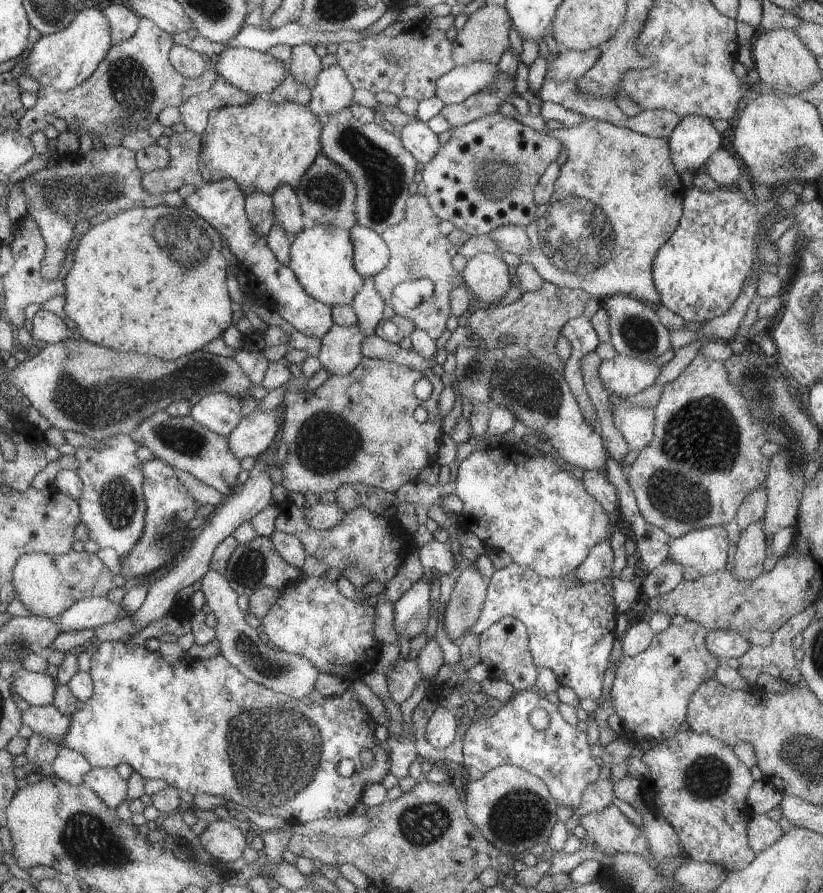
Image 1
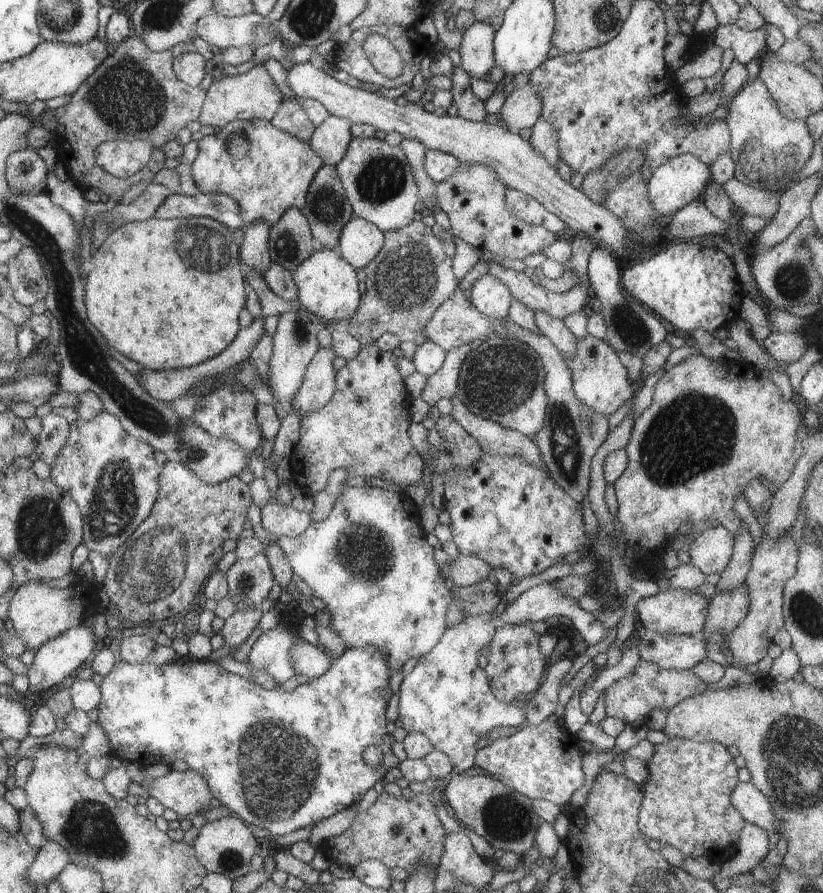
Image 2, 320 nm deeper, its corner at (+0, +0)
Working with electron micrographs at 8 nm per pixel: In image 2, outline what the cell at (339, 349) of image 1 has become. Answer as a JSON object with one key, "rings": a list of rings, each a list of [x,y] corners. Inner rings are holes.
{"rings":[[[332,348],[316,351],[288,410],[293,409],[300,417],[305,417],[328,404],[336,384],[336,370],[332,366],[334,355]]]}

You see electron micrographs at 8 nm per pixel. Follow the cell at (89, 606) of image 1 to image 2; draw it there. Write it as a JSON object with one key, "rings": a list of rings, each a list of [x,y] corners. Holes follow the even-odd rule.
{"rings":[[[83,624],[76,625],[63,635],[44,643],[43,646],[35,652],[33,663],[27,666],[30,692],[41,696],[41,693],[46,692],[48,688],[58,686],[58,684],[64,682],[66,678],[70,678],[72,672],[78,670],[80,664],[84,664],[84,662],[88,660],[90,652],[94,650],[94,646],[97,646],[97,644],[98,641],[95,640],[93,630],[85,627]]]}

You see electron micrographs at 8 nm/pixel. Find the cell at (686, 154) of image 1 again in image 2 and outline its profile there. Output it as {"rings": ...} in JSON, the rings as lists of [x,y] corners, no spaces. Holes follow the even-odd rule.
{"rings":[[[690,153],[678,155],[653,170],[652,177],[647,184],[648,196],[658,215],[670,216],[684,208],[689,202],[700,198],[710,180],[710,167],[704,164],[702,159]]]}

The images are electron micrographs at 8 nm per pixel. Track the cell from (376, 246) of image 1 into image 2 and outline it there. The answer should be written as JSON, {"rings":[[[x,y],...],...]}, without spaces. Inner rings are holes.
{"rings":[[[354,216],[340,233],[336,251],[355,269],[364,268],[383,247],[384,233],[371,222]]]}

